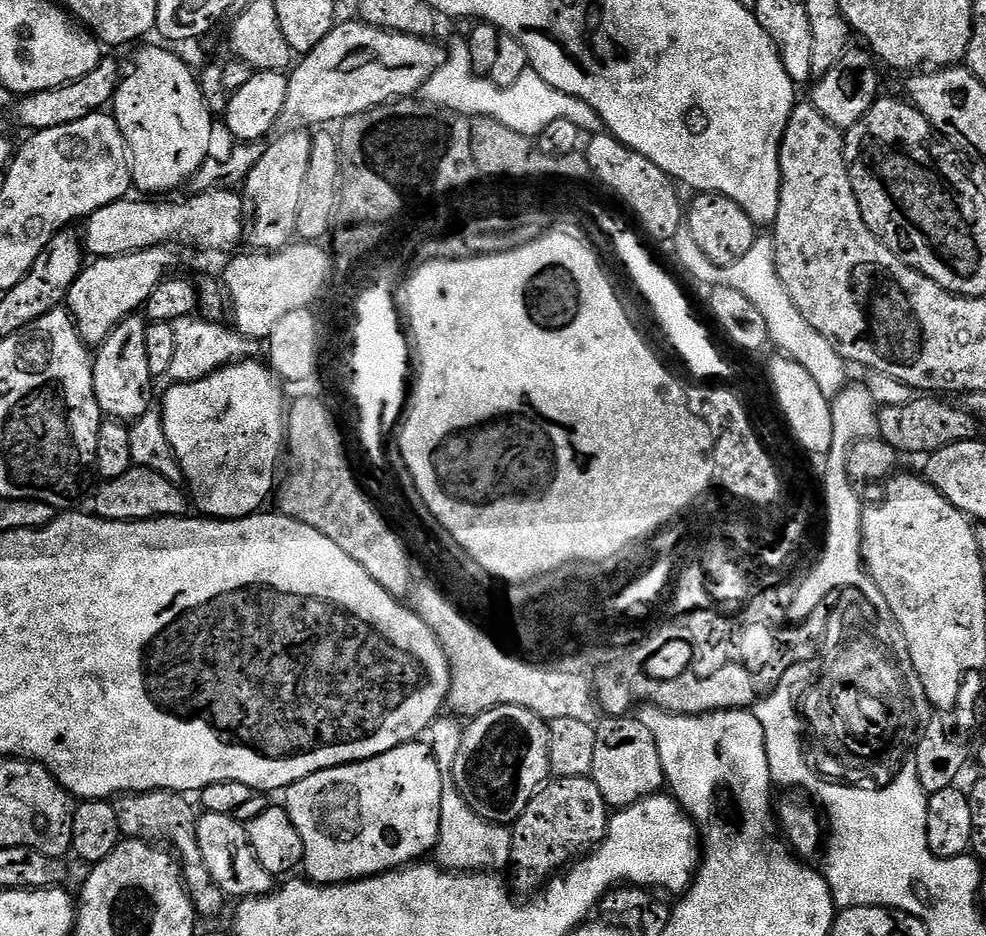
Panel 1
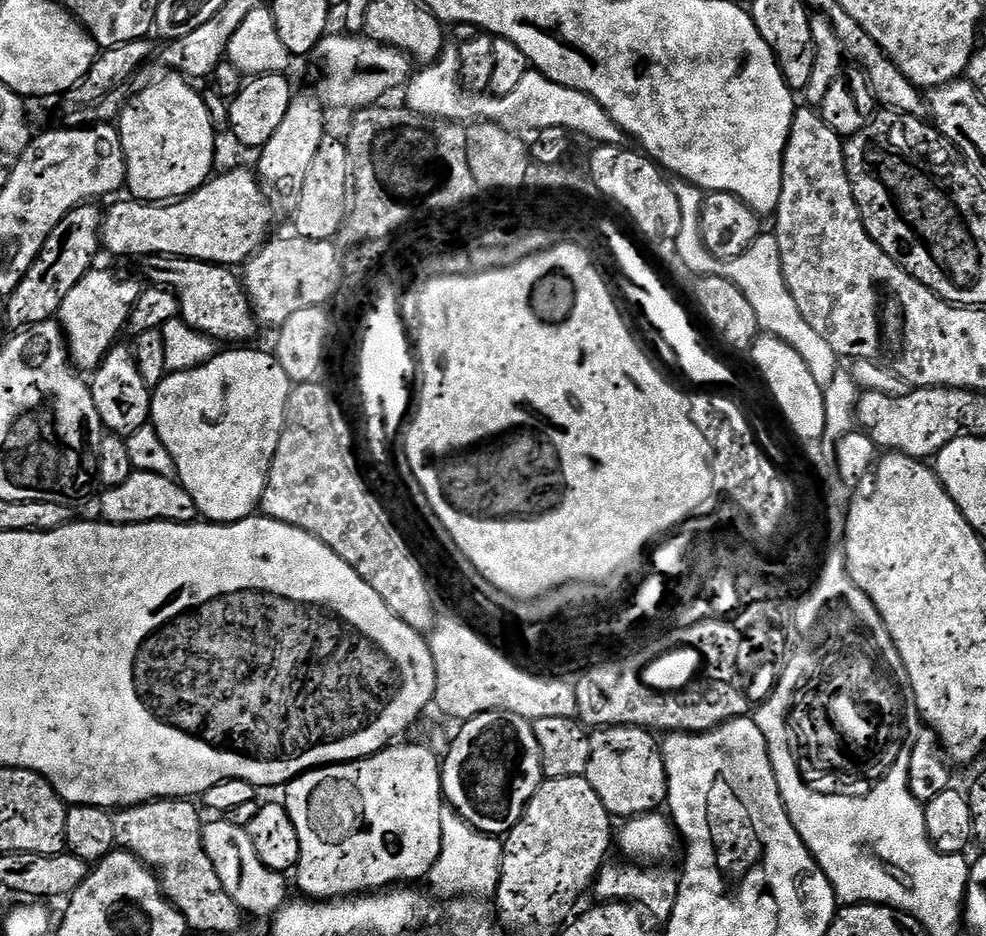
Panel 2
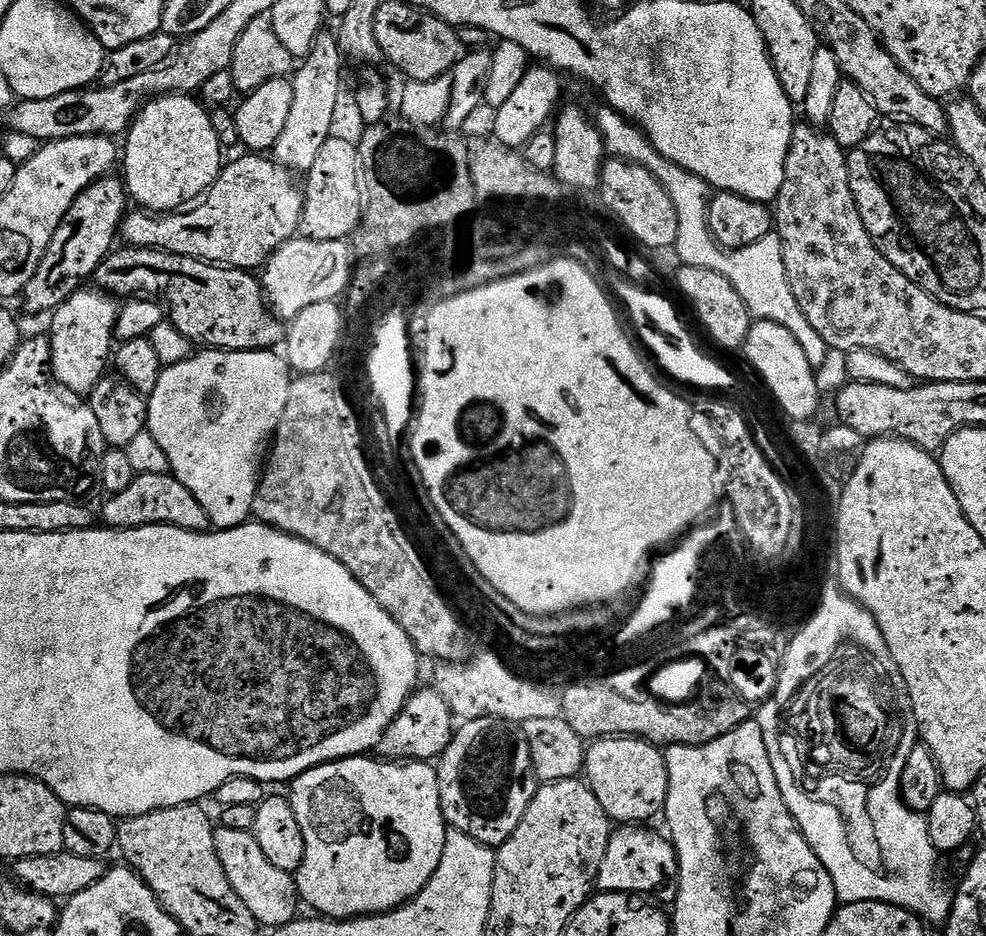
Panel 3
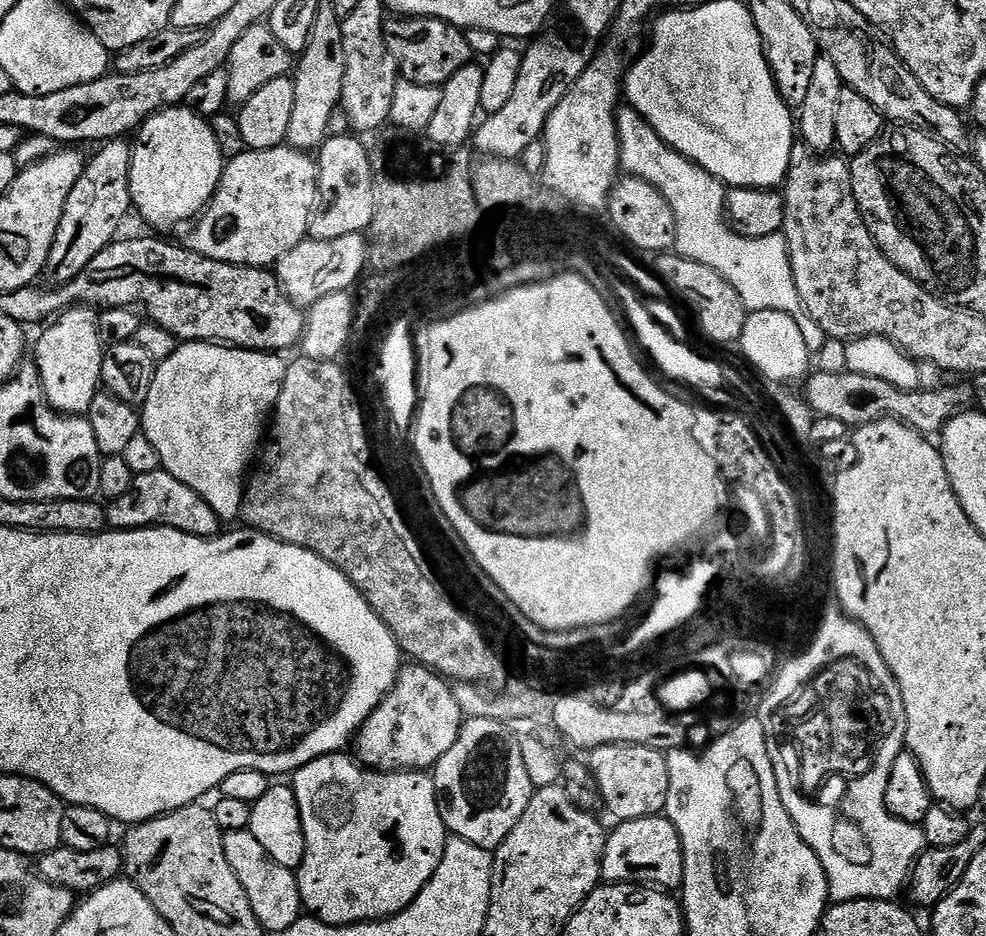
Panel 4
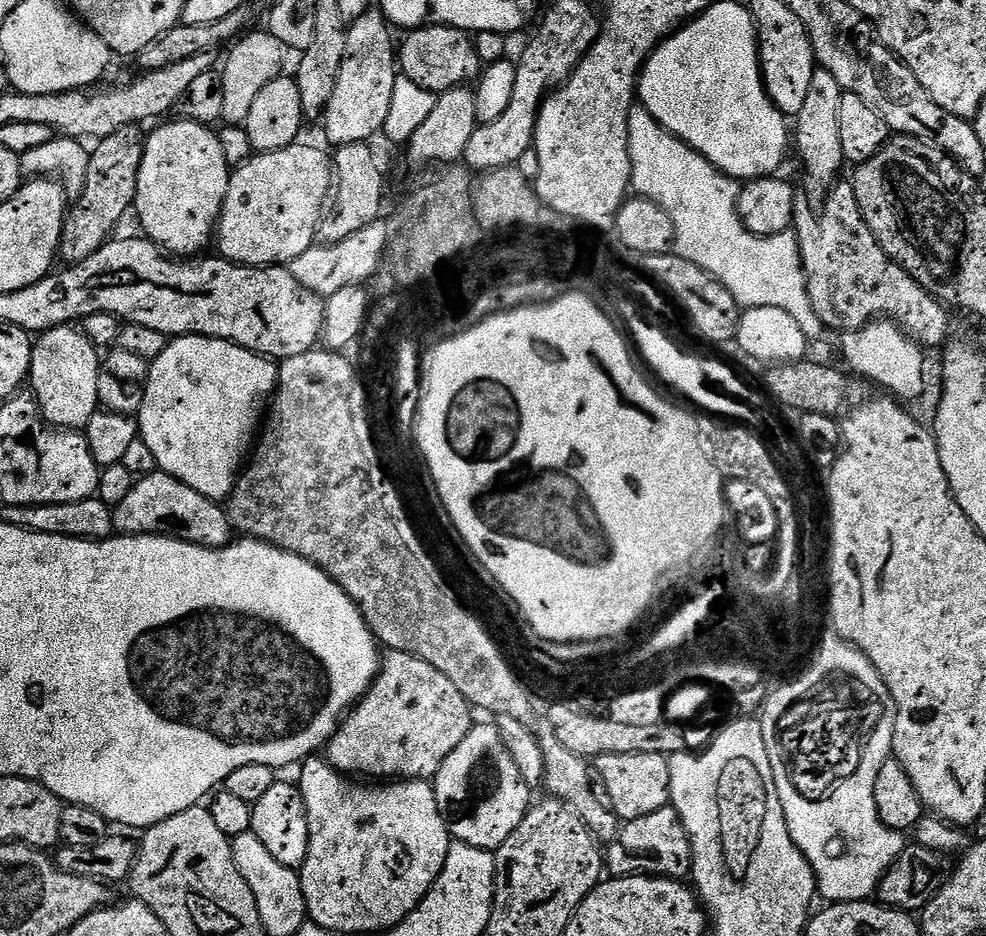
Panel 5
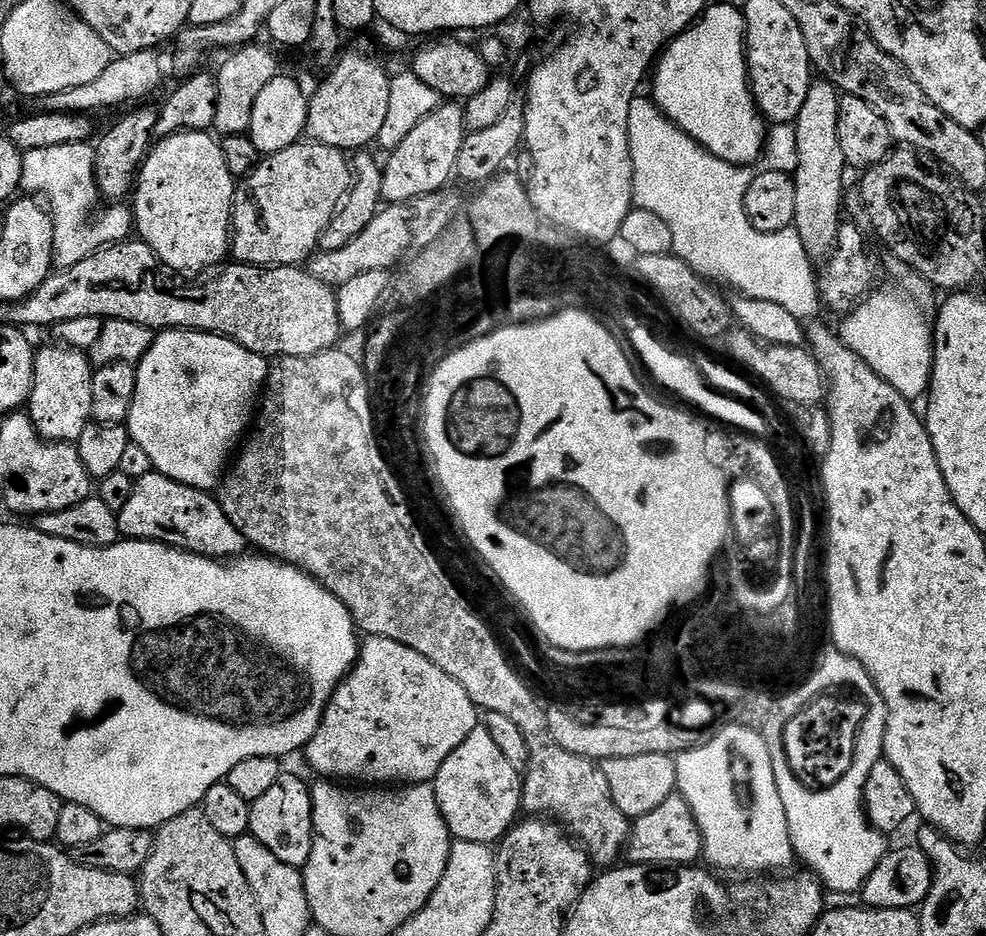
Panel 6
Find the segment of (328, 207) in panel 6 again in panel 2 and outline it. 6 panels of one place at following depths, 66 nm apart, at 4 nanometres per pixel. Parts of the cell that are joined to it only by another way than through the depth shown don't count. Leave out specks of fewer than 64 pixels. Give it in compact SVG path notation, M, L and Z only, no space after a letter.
M232 168L221 176L213 175L197 192L179 200L120 200L104 212L100 242L103 251L112 256L180 256L207 264L240 266L269 239L272 204L267 194L253 169Z

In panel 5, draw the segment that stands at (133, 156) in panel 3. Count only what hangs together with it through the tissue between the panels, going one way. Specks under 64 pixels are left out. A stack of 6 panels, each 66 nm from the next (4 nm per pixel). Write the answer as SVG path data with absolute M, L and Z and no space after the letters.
M175 118L175 119L176 120L169 119L167 122L164 122L164 123L169 122L169 124L161 123L159 126L156 126L156 127L161 126L161 128L156 128L153 130L153 132L149 131L147 133L146 139L144 141L144 153L142 154L142 166L138 170L138 190L136 191L136 202L134 205L134 216L135 216L135 212L136 212L137 218L140 219L141 226L144 227L143 235L145 237L147 237L147 239L151 240L152 243L158 245L159 248L163 248L165 252L167 252L177 258L196 258L196 257L199 257L201 255L201 253L203 253L200 251L202 251L203 248L206 247L208 243L210 245L213 243L216 226L217 226L217 223L220 219L220 211L222 210L222 206L224 205L224 199L226 198L226 190L228 189L228 178L230 175L230 169L229 169L228 163L226 162L226 158L222 154L222 146L220 145L219 135L217 135L217 133L215 131L213 131L213 129L211 127L209 127L209 125L198 124L192 120L187 120L187 119L183 119L183 118Z

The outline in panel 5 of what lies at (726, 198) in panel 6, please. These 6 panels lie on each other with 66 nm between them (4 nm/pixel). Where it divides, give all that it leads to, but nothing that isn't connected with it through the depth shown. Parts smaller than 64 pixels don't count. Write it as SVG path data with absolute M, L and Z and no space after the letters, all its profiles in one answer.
M639 102L633 103L628 111L628 149L632 163L631 191L637 197L662 206L662 210L670 214L677 256L694 262L694 266L702 266L706 274L722 282L722 286L734 294L741 309L777 306L798 322L810 342L816 342L825 333L825 326L810 302L793 229L772 236L750 234L737 213L741 185L720 172L689 144L670 135Z

